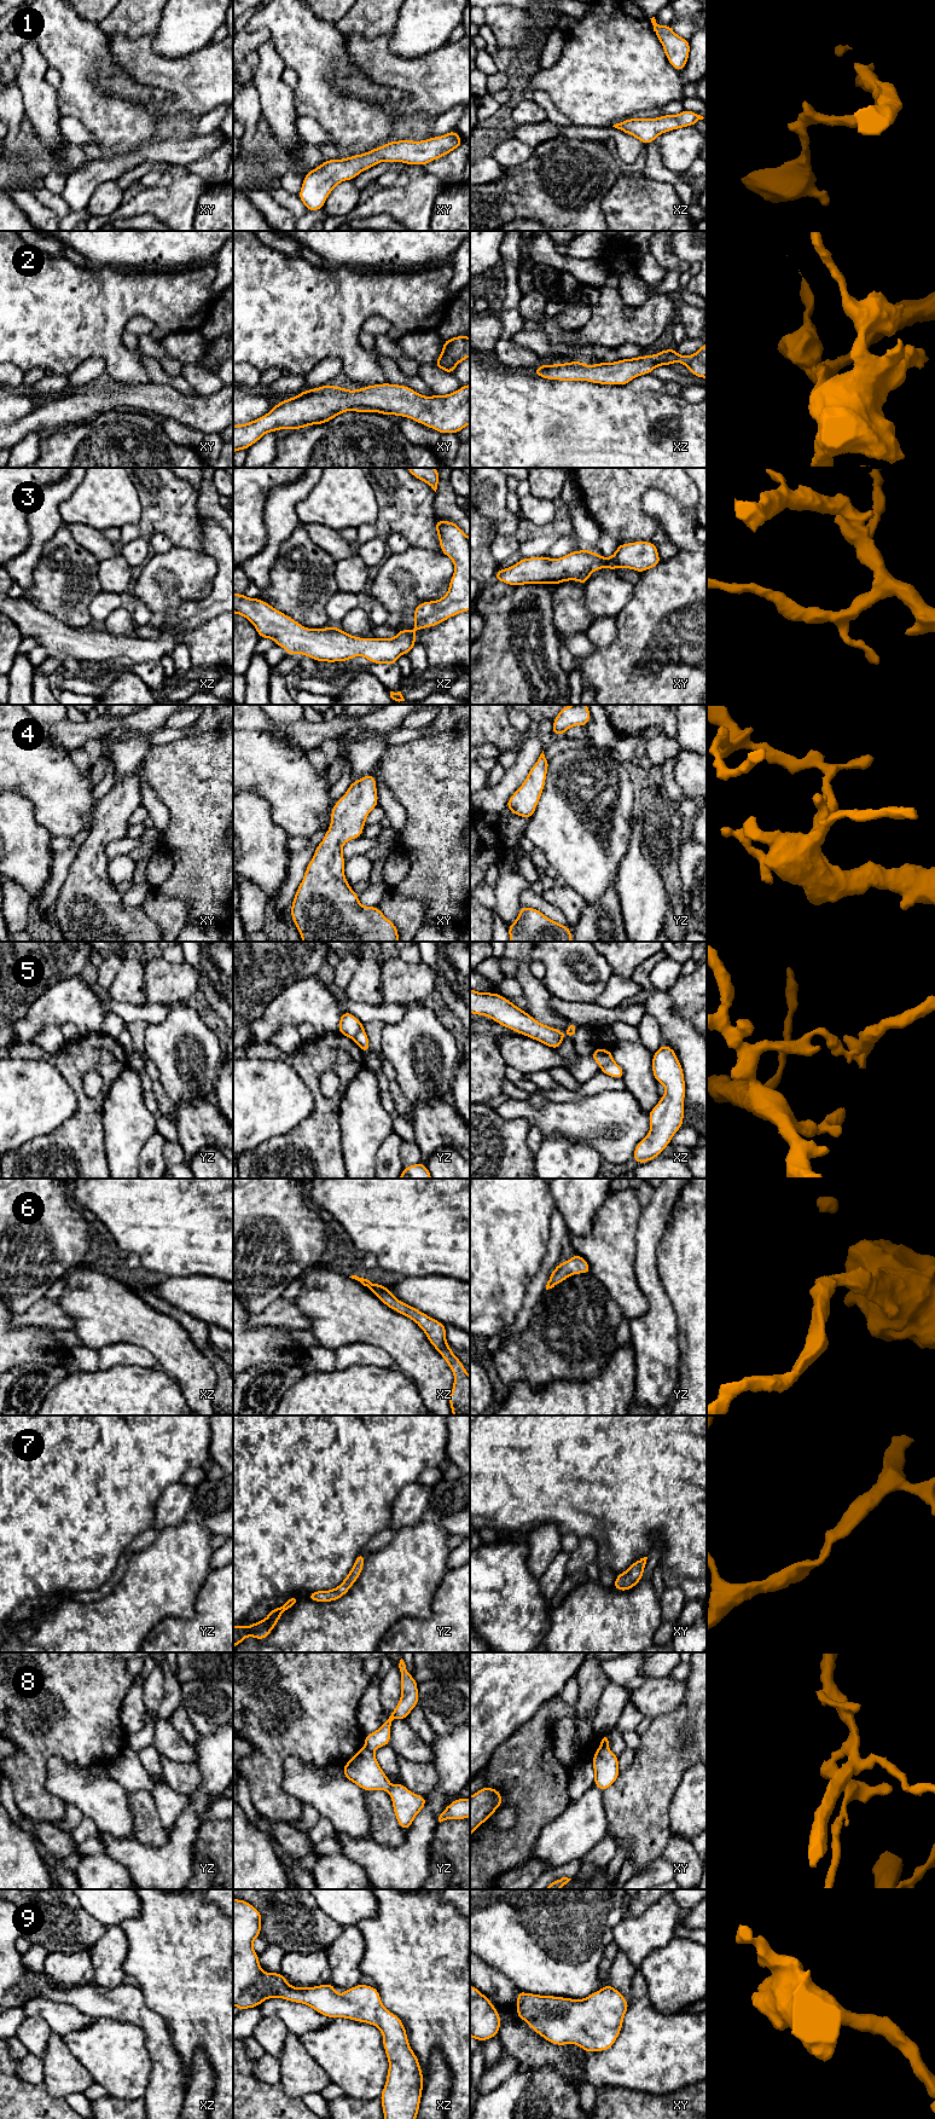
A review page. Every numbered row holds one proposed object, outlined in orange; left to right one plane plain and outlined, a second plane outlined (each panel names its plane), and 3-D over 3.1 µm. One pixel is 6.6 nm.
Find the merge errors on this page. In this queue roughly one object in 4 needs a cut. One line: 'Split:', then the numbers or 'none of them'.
Split: 5, 8

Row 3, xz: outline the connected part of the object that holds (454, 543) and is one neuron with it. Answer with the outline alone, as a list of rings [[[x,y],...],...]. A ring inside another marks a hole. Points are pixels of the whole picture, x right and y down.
[[[435,520],[441,552],[454,563],[454,574],[449,580],[447,594],[437,600],[422,602],[414,607],[414,630],[399,630],[394,638],[360,638],[350,636],[337,626],[324,629],[307,629],[289,615],[277,610],[260,598],[249,598],[243,594],[233,592],[233,613],[245,616],[256,629],[261,638],[271,638],[277,645],[283,647],[288,655],[302,654],[310,659],[325,662],[349,661],[361,655],[372,664],[397,664],[402,654],[408,654],[417,644],[414,633],[425,627],[432,627],[461,612],[470,610],[470,538],[452,521]]]

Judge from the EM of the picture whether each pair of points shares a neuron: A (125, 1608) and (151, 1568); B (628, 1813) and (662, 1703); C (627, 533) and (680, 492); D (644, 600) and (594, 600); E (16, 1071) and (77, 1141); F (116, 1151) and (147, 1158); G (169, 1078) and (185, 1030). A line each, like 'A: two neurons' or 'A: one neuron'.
A: one neuron
B: two neurons
C: one neuron
D: two neurons
E: two neurons
F: two neurons
G: one neuron

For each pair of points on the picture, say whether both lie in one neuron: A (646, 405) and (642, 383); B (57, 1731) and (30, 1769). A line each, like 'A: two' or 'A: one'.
A: two
B: one

